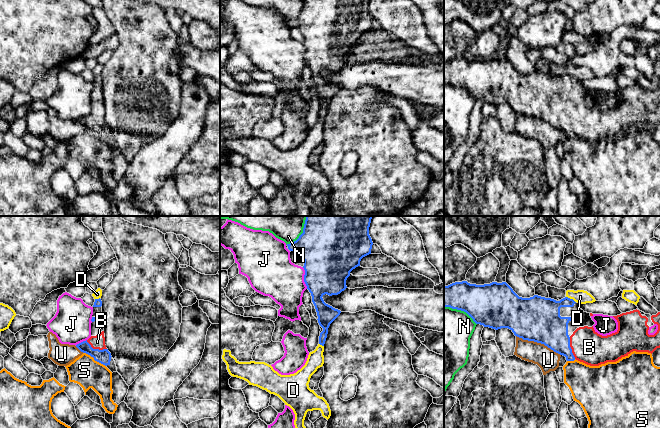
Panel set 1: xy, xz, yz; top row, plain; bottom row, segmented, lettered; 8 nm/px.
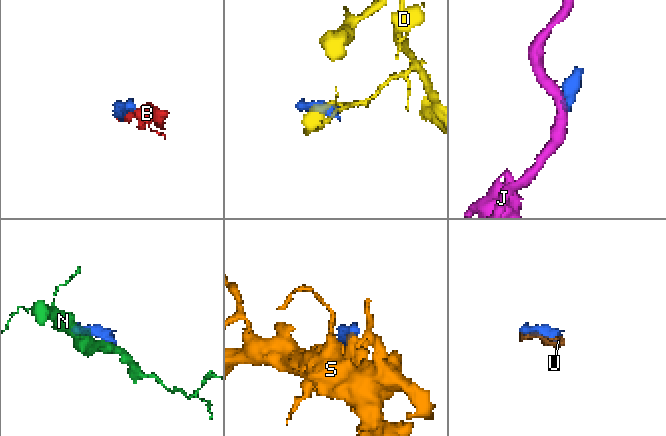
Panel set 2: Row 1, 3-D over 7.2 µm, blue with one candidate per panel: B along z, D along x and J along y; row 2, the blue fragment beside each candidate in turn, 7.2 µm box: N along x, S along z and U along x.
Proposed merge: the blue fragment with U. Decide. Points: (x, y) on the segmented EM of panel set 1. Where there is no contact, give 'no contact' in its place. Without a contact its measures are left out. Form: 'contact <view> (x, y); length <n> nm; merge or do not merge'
contact yz (538, 342); length 400 nm; do not merge

